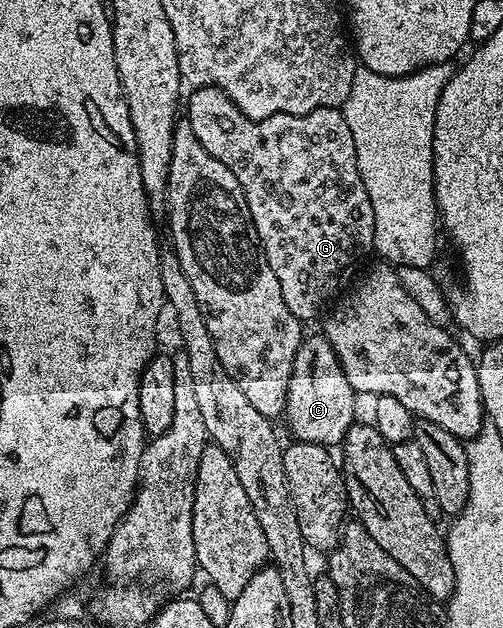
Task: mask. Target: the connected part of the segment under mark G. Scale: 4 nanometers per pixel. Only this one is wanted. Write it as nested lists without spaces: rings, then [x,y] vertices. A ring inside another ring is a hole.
[[[200,85],[192,88],[190,92],[191,98],[188,101],[186,98],[185,101],[185,119],[189,123],[189,127],[193,127],[193,135],[197,135],[201,147],[205,147],[205,151],[209,151],[209,155],[213,155],[213,159],[225,163],[225,167],[229,167],[229,171],[233,171],[233,175],[237,175],[237,183],[241,183],[241,191],[245,191],[245,203],[249,207],[249,215],[253,219],[253,227],[257,227],[257,235],[261,247],[265,251],[265,259],[269,263],[269,267],[273,267],[273,275],[277,275],[277,283],[281,283],[281,296],[285,299],[285,307],[289,307],[289,311],[293,311],[293,315],[300,323],[308,323],[307,321],[313,320],[319,312],[322,314],[332,304],[331,296],[338,291],[343,276],[367,252],[370,254],[375,248],[376,229],[373,227],[373,203],[369,203],[369,191],[365,191],[365,183],[361,183],[361,171],[357,171],[357,147],[353,147],[353,131],[349,131],[349,123],[345,123],[342,112],[335,107],[314,109],[305,115],[278,113],[269,115],[269,119],[254,121],[236,107],[233,99],[229,99],[229,95],[225,95],[225,91],[221,91],[217,87]]]

